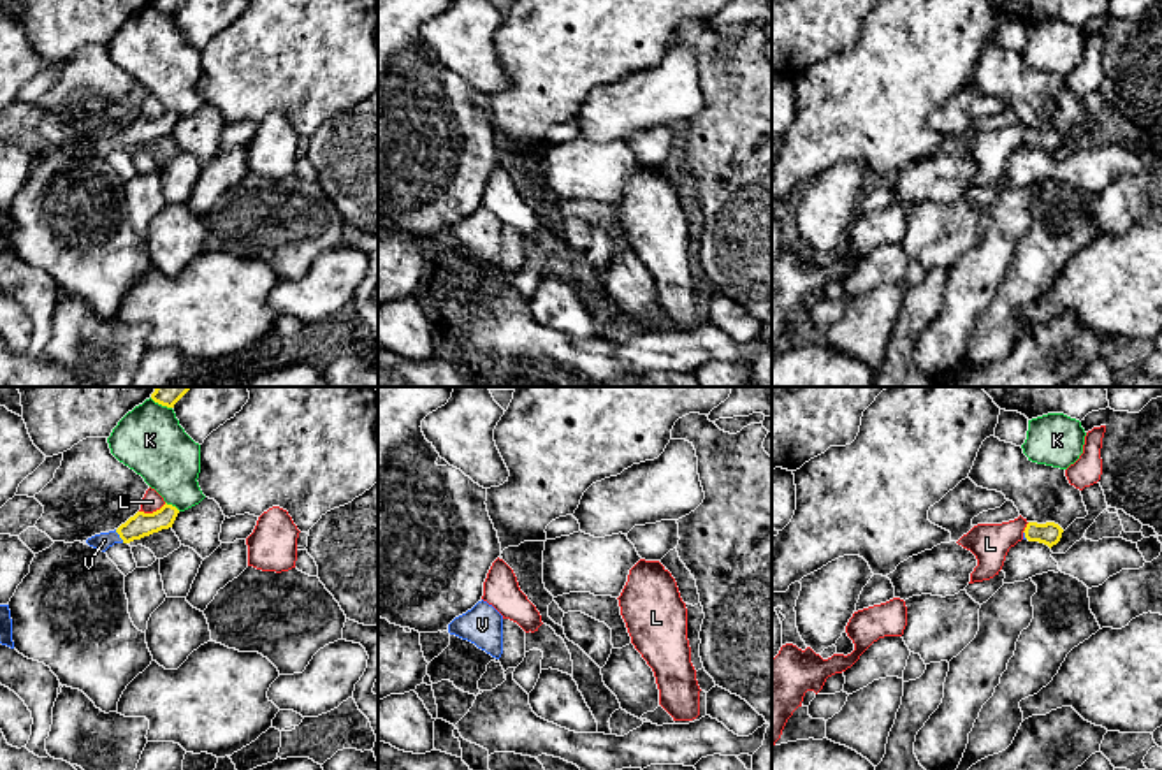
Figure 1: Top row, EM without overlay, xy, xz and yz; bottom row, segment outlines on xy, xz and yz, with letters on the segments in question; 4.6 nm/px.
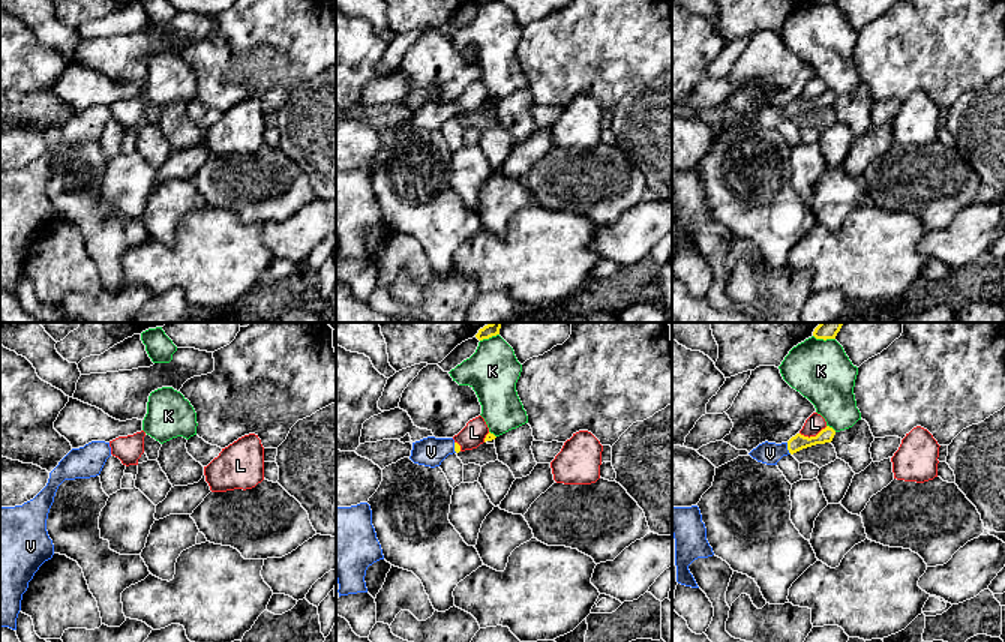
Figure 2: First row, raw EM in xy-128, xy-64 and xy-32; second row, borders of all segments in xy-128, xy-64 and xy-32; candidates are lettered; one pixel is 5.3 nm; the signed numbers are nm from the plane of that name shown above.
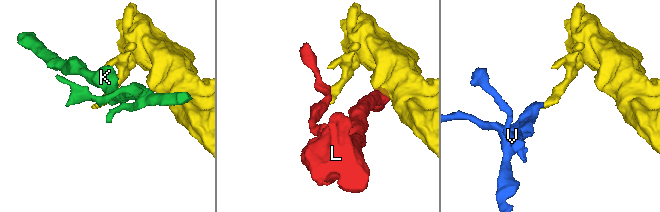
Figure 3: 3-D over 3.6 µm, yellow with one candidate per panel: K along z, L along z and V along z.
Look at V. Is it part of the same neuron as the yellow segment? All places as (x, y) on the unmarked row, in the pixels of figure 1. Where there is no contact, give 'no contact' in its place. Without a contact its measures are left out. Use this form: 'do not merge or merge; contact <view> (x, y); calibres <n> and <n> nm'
merge; contact xy (120, 143); calibres 110 and 80 nm

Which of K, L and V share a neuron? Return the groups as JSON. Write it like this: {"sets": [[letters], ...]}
{"sets": [["K"], ["L"], ["V"]]}

